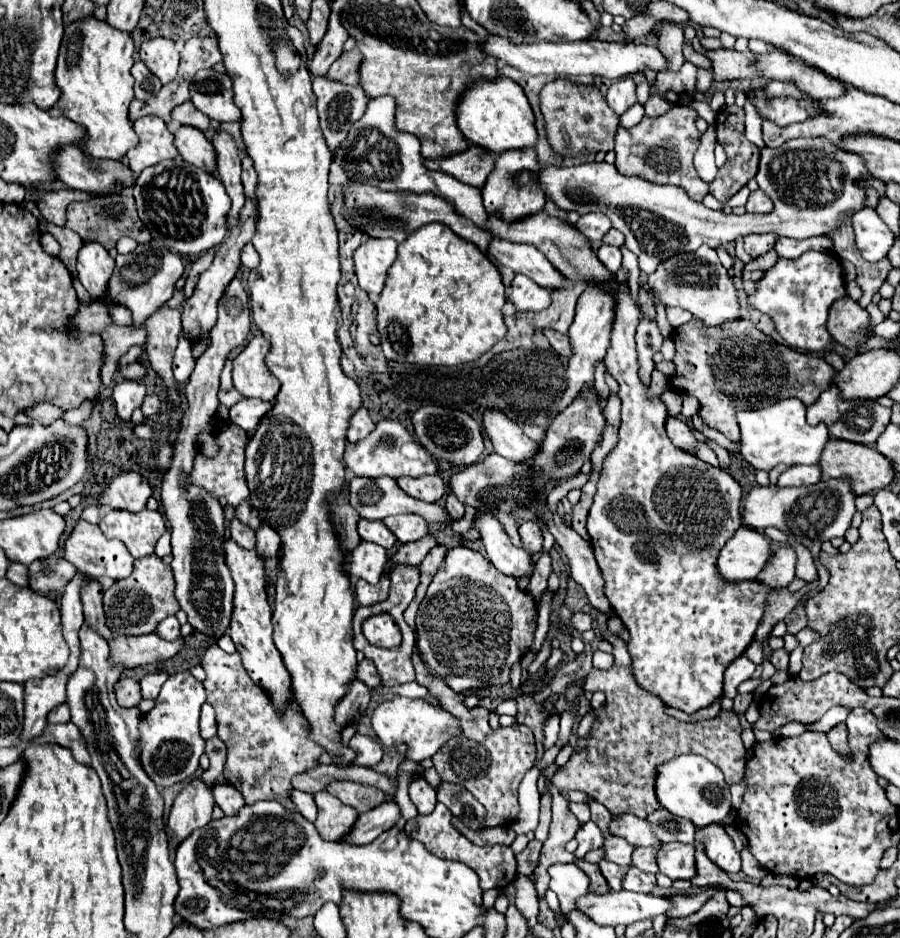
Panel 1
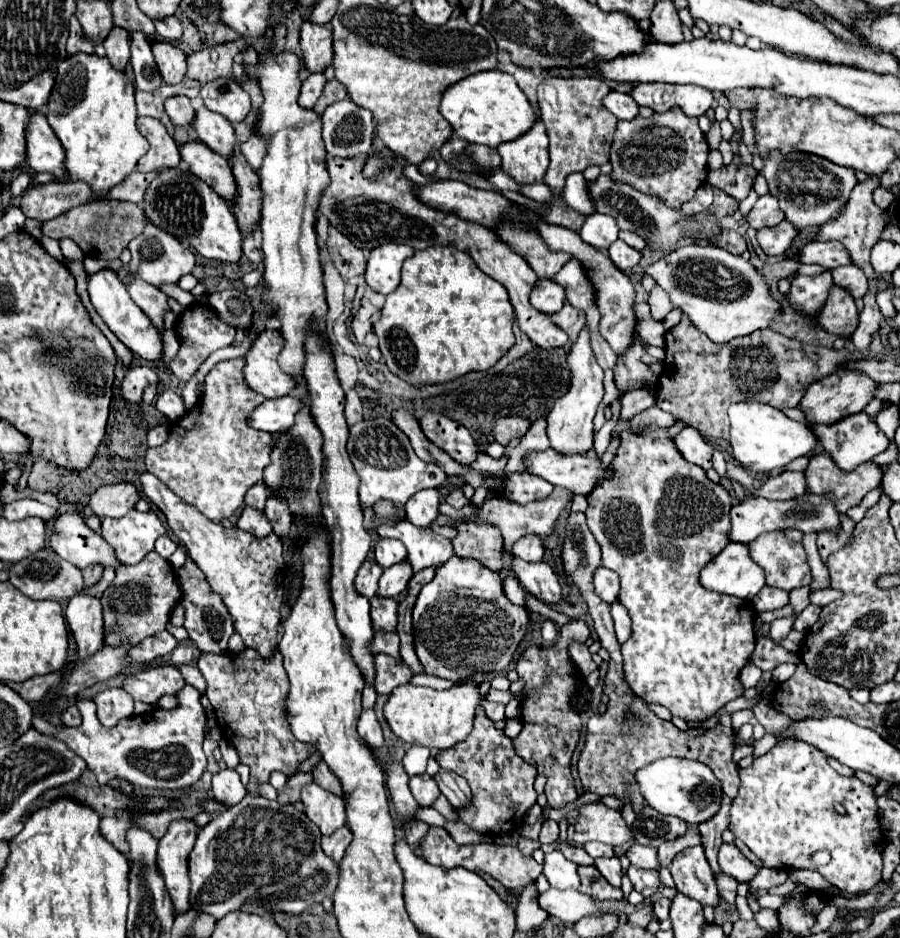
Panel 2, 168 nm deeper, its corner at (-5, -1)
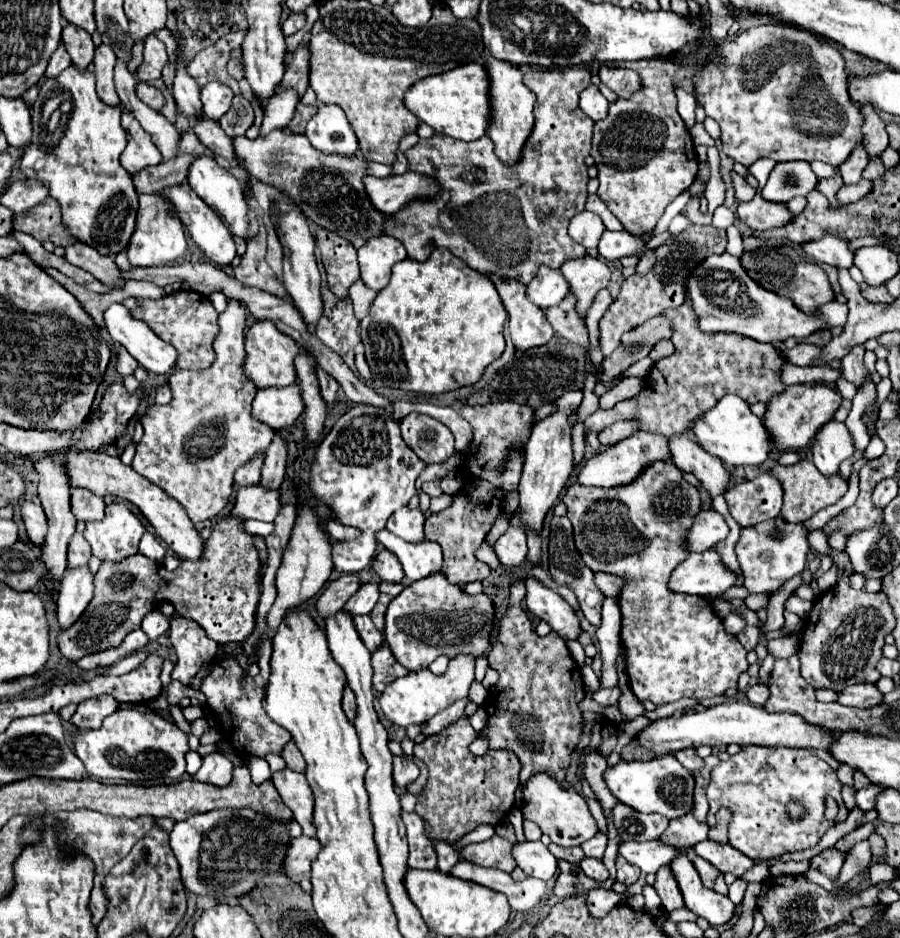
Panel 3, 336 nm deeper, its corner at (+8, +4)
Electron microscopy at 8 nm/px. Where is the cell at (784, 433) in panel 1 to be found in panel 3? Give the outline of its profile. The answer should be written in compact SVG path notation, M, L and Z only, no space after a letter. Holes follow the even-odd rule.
M736 394L724 396L710 412L696 420L692 430L698 438L698 444L728 466L760 466L774 450L774 440L762 418L758 418L750 410L750 406Z

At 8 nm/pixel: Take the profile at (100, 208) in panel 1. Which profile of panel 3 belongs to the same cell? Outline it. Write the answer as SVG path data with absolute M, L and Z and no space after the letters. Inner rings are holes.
M46 198L32 210L14 216L14 230L26 232L40 242L52 242L54 246L70 246L78 242L72 234L68 234L68 226L62 222L60 204L54 198Z

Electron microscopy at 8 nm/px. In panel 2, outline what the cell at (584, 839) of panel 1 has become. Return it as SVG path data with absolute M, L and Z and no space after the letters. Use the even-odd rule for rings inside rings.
M587 843L585 845L585 851L591 855L591 857L613 857L615 851L611 845L605 845L605 843Z

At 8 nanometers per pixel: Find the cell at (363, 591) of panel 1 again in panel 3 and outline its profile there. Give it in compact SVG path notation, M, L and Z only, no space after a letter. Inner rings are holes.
M362 614L360 618L354 618L354 624L356 624L356 630L358 630L362 642L366 644L366 648L370 652L374 652L378 646L382 646L384 636L382 636L382 632L376 630L376 626L372 624L372 620L370 620L368 614Z

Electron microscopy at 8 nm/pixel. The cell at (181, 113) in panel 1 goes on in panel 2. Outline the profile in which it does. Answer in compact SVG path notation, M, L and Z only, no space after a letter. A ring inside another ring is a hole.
M183 95L167 99L165 101L165 111L167 111L173 125L189 125L189 123L193 123L195 111L191 107L191 101L185 99Z

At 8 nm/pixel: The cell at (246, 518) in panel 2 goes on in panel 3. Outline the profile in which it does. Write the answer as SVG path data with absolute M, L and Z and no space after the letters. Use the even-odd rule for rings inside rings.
M258 484L258 486L248 486L248 488L238 490L232 516L272 522L276 518L278 510L280 510L278 490L270 492Z

